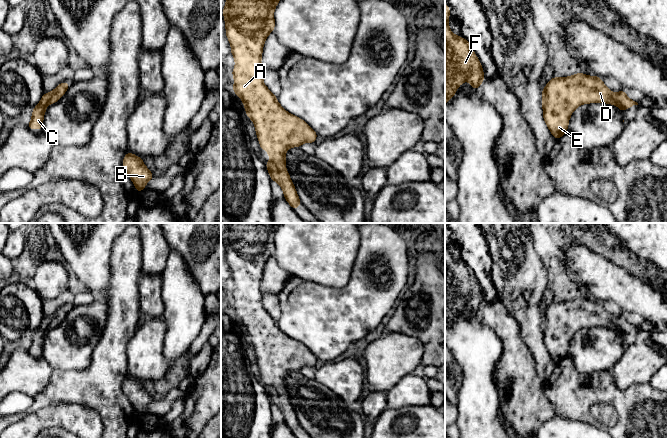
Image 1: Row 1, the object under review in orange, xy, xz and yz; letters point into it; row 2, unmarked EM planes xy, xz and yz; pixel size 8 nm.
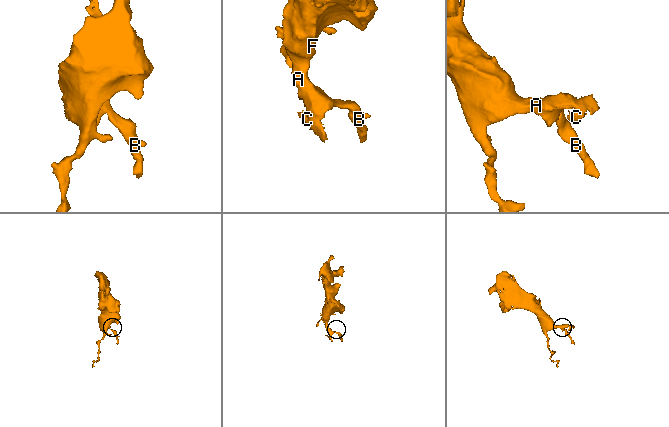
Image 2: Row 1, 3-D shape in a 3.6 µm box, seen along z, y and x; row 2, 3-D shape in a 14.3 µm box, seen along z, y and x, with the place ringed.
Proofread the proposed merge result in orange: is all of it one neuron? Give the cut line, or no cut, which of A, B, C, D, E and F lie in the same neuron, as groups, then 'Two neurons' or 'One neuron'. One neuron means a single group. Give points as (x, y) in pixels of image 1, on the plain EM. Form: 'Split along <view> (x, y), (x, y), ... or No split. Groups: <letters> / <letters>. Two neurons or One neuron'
No split. Groups: A B C D E F. One neuron

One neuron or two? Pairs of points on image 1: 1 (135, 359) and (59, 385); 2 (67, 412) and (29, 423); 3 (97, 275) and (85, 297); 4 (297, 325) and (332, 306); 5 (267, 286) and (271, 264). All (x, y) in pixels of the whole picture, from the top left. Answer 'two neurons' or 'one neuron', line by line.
1: two neurons
2: one neuron
3: two neurons
4: one neuron
5: one neuron

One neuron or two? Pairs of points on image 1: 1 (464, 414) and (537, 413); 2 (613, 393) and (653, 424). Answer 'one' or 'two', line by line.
1: two
2: one

